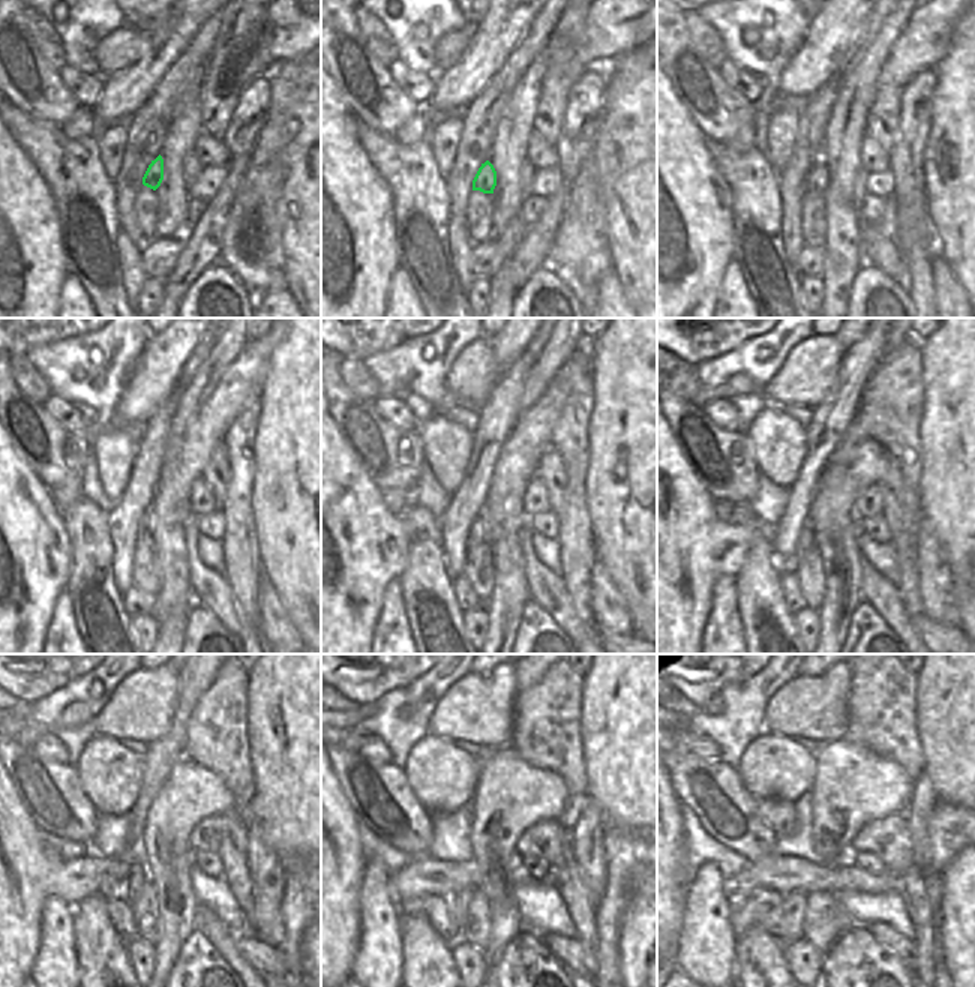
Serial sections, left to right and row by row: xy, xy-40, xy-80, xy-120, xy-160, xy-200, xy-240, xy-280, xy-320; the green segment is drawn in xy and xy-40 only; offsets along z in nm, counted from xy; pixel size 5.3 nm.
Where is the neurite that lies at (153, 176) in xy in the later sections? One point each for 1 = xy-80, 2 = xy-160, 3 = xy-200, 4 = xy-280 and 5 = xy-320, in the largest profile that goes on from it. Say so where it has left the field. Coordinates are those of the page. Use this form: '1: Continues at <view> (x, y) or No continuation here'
1: Continues at xy-80 (818, 180)
2: Continues at xy-160 (476, 536)
3: Continues at xy-200 (807, 540)
4: Continues at xy-280 (458, 903)
5: Continues at xy-320 (794, 906).

